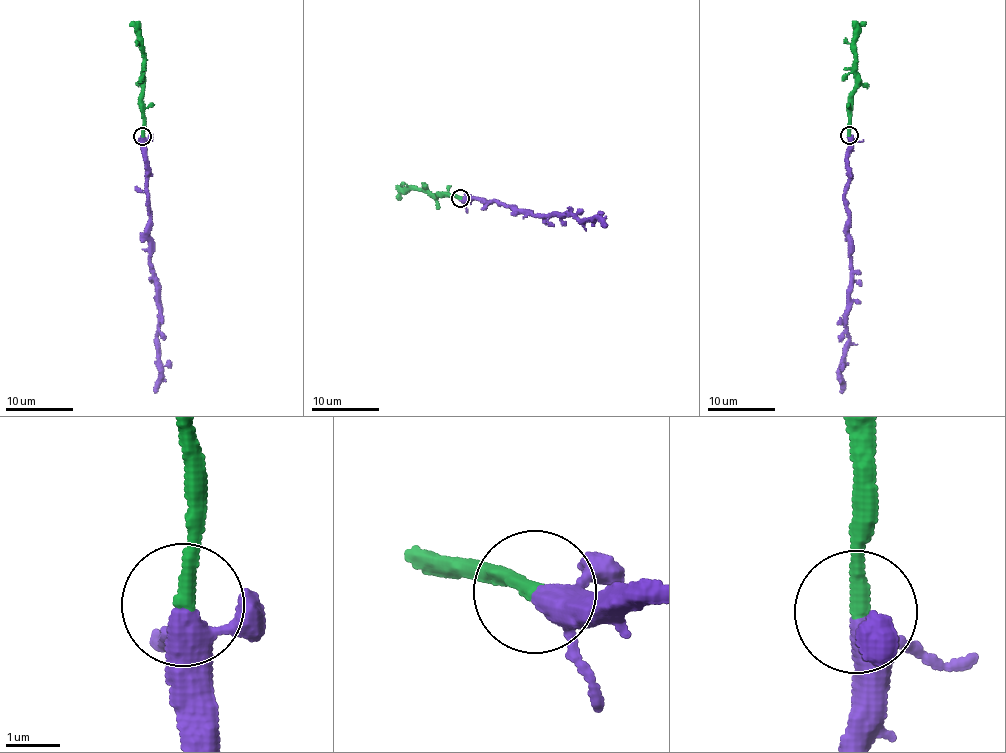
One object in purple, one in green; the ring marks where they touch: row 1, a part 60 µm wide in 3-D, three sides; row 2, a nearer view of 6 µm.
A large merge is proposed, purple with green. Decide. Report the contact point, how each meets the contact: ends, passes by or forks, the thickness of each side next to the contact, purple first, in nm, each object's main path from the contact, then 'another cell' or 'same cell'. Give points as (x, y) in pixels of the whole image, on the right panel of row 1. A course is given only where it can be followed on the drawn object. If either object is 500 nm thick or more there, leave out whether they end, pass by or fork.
at (849, 135); purple forks there; green ends there; 280 nm thick on the purple side, 280 nm on the other; purple runs (849, 135), (845, 195), (849, 347), (840, 370), (841, 393); green runs (849, 135), (850, 101), (856, 86), (855, 37), (865, 22); same cell

